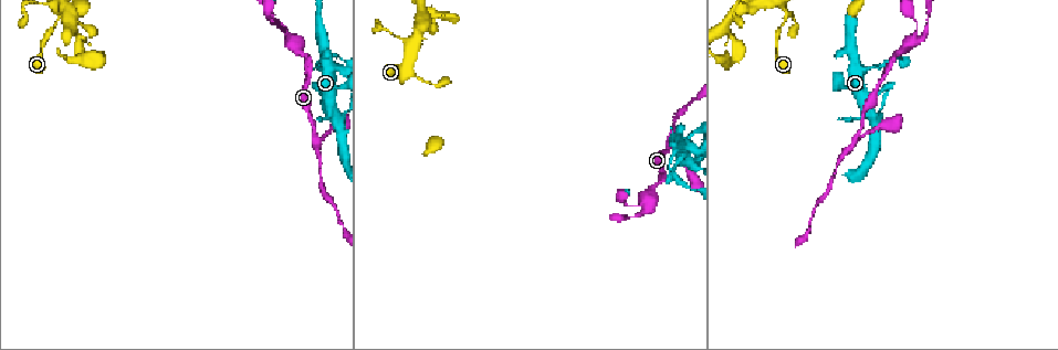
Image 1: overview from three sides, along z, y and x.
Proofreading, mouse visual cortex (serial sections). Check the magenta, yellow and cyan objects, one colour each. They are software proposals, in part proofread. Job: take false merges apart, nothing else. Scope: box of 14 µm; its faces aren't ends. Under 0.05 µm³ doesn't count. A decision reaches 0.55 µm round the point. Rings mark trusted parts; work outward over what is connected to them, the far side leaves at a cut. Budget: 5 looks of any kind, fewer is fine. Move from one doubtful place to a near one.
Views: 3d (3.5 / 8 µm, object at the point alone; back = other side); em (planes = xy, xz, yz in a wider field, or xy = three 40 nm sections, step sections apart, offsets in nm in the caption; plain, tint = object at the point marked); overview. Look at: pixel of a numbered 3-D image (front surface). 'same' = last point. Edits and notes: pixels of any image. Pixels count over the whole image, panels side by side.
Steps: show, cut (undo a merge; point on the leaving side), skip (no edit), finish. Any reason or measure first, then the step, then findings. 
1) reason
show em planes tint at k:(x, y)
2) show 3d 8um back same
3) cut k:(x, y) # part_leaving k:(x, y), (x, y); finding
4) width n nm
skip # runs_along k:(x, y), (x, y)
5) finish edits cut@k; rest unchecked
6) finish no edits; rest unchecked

calibre changes
show em planes tint at 1:(669, 170)

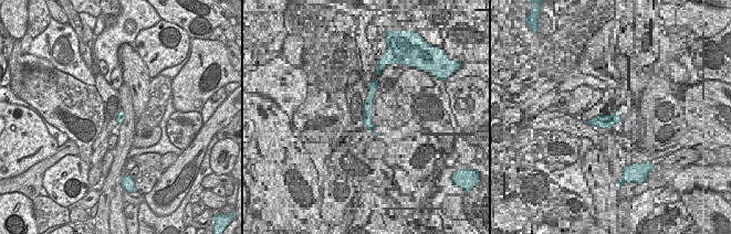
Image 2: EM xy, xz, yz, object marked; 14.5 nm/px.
wider look
show 3d 3.5um same

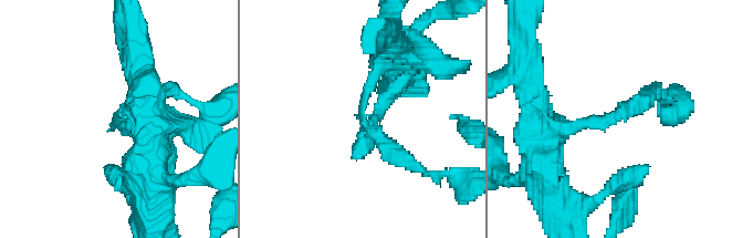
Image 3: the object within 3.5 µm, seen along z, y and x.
arm_widths 250, 250 nm
skip # runs_along 3:(545, 136), (608, 123), (654, 89); continuous, no second cell

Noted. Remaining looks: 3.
arms run side by side
show 3d 3.5um at 1:(915, 37)

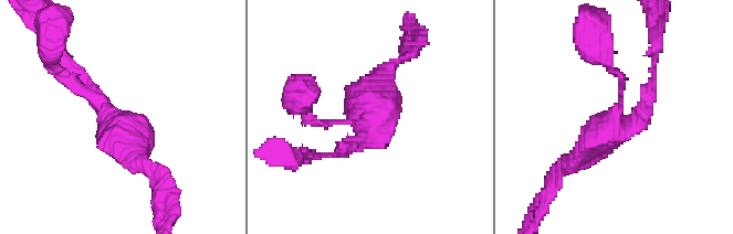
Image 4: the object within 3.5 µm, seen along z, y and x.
show em xy step 1 tint at 4:(110, 119)

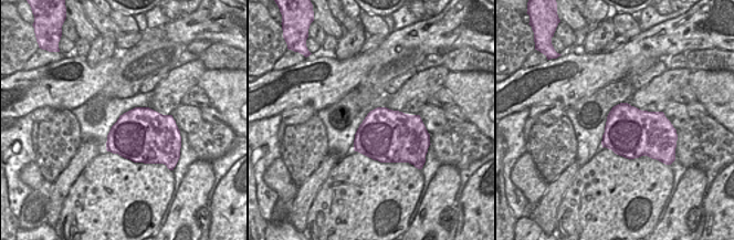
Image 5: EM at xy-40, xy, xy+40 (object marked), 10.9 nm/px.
arms 3; arm_widths 100, 150, 250 nm
skip # runs_along 4:(150, 177), (127, 129), (72, 82); one cell here

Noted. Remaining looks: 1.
finish no edits; rest unchecked

